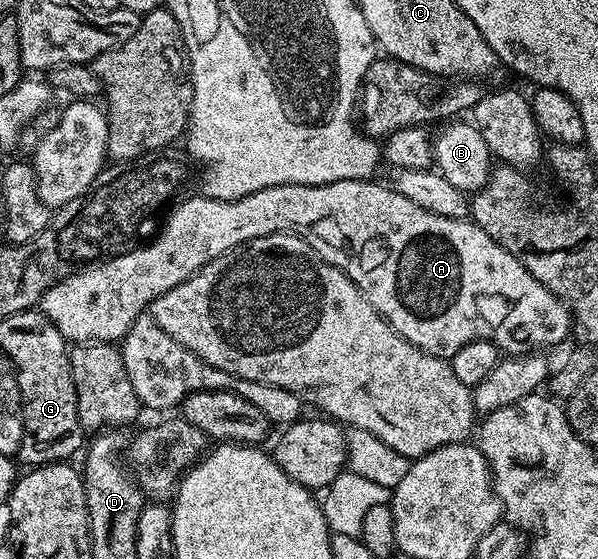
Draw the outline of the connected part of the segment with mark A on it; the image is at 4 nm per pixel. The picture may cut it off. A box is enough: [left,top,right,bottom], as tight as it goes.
[39,179,571,357]

